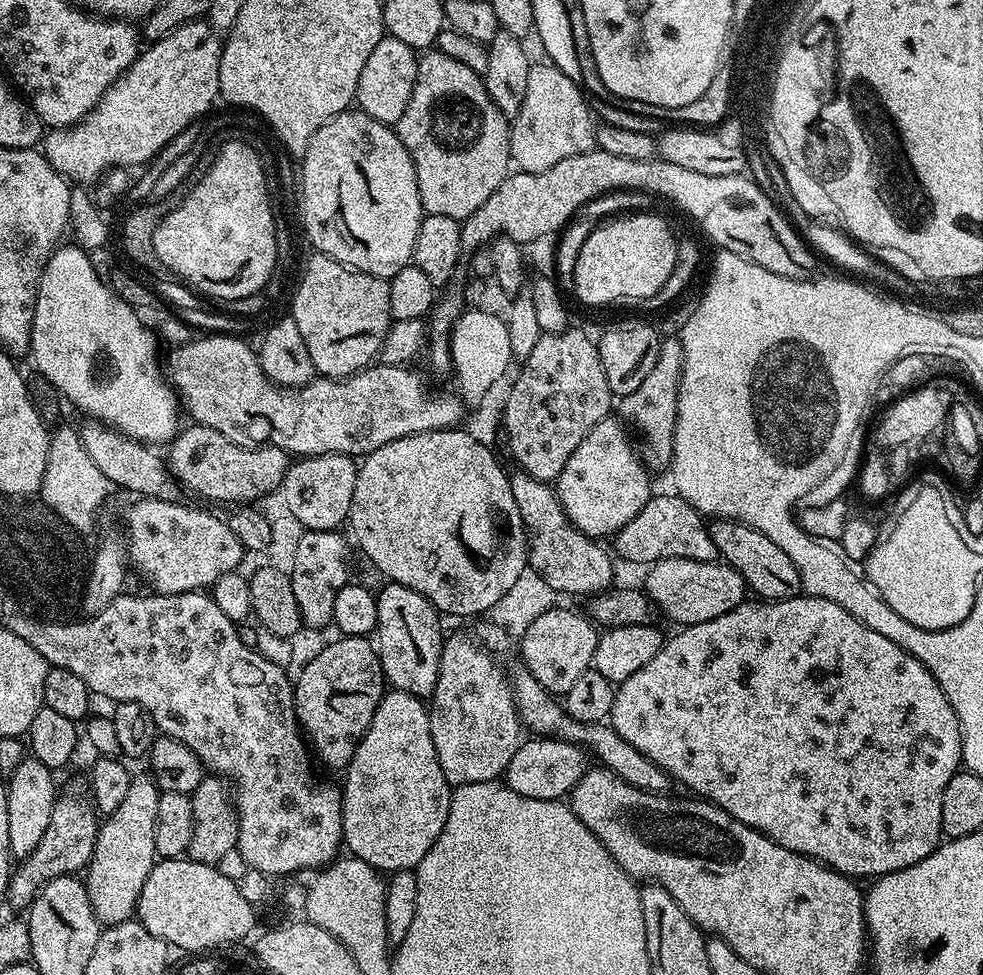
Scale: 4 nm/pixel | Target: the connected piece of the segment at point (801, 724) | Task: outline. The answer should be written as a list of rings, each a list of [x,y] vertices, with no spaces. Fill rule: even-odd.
[[[801,594],[789,600],[755,603],[742,603],[718,618],[710,618],[710,622],[690,624],[669,635],[658,654],[616,688],[612,729],[622,734],[634,750],[642,750],[675,783],[677,780],[685,784],[692,791],[689,793],[715,804],[746,827],[758,829],[786,850],[819,860],[846,877],[879,878],[922,862],[941,843],[942,793],[946,782],[962,768],[958,714],[954,714],[942,686],[914,654],[898,646],[898,642],[890,642],[886,634],[870,630],[833,600]]]

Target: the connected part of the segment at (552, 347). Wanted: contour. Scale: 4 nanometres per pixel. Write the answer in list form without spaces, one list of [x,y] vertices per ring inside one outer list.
[[[569,326],[562,332],[546,332],[538,338],[538,346],[523,357],[520,377],[507,399],[502,417],[502,436],[508,439],[508,452],[519,471],[538,480],[555,482],[562,474],[562,466],[570,462],[570,454],[578,450],[580,443],[598,426],[609,419],[614,408],[614,393],[606,382],[606,370],[602,370],[602,358],[597,341],[592,340],[580,328]]]

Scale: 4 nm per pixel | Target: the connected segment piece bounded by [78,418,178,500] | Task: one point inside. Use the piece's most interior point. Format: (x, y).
(131, 464)

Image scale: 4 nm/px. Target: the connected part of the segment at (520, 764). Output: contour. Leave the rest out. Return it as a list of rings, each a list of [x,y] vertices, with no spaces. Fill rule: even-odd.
[[[551,738],[525,739],[514,754],[514,758],[510,758],[506,783],[510,790],[526,798],[559,800],[567,797],[588,771],[590,761],[584,756],[587,756],[585,749],[579,744]]]

